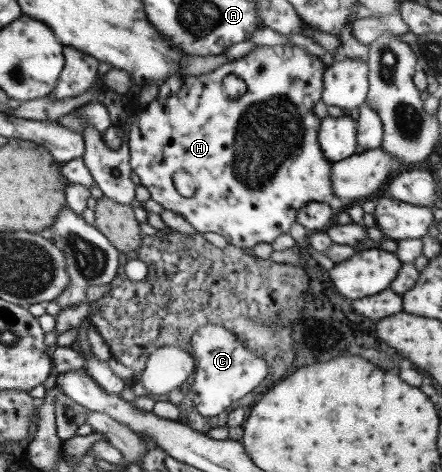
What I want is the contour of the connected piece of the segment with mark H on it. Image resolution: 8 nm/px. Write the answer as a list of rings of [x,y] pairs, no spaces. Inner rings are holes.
[[[285,44],[285,45],[270,45],[270,47],[266,46],[257,46],[254,47],[248,54],[242,56],[239,59],[232,60],[231,62],[228,61],[218,67],[216,67],[214,70],[204,73],[198,76],[185,76],[184,81],[182,81],[181,86],[179,88],[179,91],[177,94],[171,94],[170,96],[167,96],[165,99],[162,99],[160,101],[157,101],[156,97],[148,103],[148,105],[141,111],[137,112],[136,109],[132,108],[134,106],[134,103],[131,104],[131,112],[128,115],[128,118],[126,119],[123,127],[124,131],[124,142],[126,143],[128,147],[128,157],[129,157],[129,167],[136,175],[138,176],[139,184],[142,185],[142,187],[145,187],[148,190],[149,197],[152,198],[160,207],[163,209],[170,209],[170,211],[173,211],[174,213],[178,213],[182,215],[190,223],[190,225],[195,229],[196,232],[200,232],[201,234],[205,234],[206,231],[208,233],[218,233],[218,235],[222,235],[224,237],[225,241],[236,247],[236,248],[248,248],[252,249],[255,247],[257,243],[272,243],[273,239],[276,239],[279,235],[282,234],[288,234],[288,228],[292,223],[295,221],[296,212],[298,209],[300,209],[304,204],[308,204],[310,202],[321,202],[326,195],[332,195],[333,187],[330,189],[330,183],[332,183],[330,179],[330,168],[332,167],[332,163],[330,161],[326,161],[325,157],[322,155],[322,149],[320,149],[317,141],[317,131],[320,125],[320,119],[312,113],[312,108],[314,107],[315,103],[318,102],[318,99],[321,99],[321,91],[323,90],[323,73],[324,73],[324,63],[322,63],[322,60],[320,60],[318,57],[308,54],[308,52],[304,51],[302,47],[296,47],[292,44]],[[226,75],[236,75],[236,77],[240,77],[242,81],[244,81],[244,84],[246,84],[246,91],[244,91],[244,95],[242,97],[238,97],[238,99],[230,99],[230,97],[227,97],[224,95],[224,91],[222,91],[222,77],[226,77]],[[178,170],[184,170],[192,176],[192,180],[196,182],[196,193],[192,195],[192,197],[182,197],[182,195],[179,195],[178,191],[174,189],[174,185],[172,185],[172,174]]]

